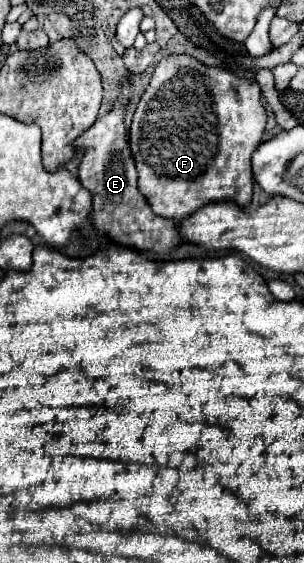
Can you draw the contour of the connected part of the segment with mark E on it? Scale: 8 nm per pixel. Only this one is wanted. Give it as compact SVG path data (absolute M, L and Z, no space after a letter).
M121 84L121 98L117 100L115 108L99 118L77 142L77 148L85 150L85 156L79 164L79 182L91 192L93 196L93 212L91 224L113 244L129 246L141 252L173 252L181 244L181 234L177 230L177 222L159 218L153 214L147 200L137 190L137 170L131 158L129 142L125 138L125 124L123 124L123 108L129 102L131 84Z

